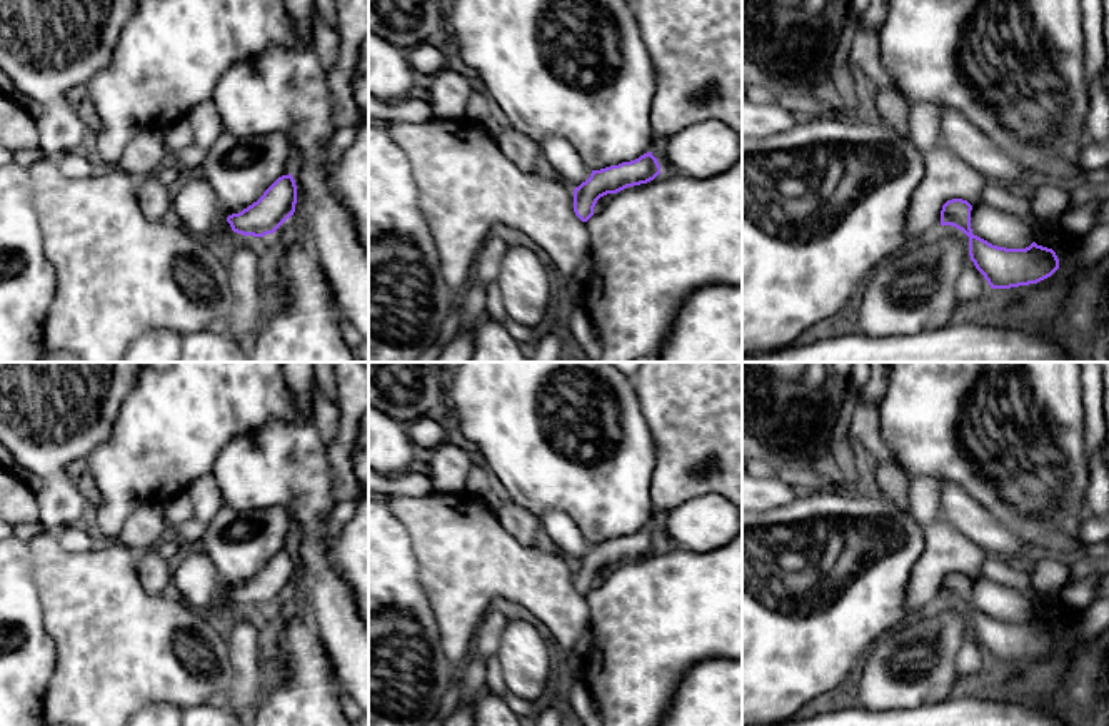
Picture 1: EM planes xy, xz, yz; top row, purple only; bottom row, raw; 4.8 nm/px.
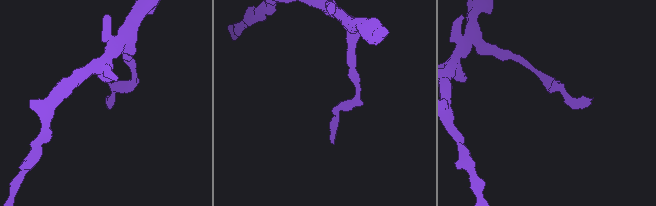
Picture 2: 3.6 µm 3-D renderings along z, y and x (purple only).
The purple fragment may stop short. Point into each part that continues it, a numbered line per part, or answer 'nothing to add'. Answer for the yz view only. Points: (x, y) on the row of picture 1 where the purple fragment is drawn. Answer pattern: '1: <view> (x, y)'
1: yz (948, 177)

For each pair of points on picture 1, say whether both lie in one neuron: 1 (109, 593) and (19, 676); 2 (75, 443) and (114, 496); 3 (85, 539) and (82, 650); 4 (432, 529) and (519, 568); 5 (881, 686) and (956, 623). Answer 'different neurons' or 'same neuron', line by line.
1: different neurons
2: different neurons
3: different neurons
4: same neuron
5: same neuron

